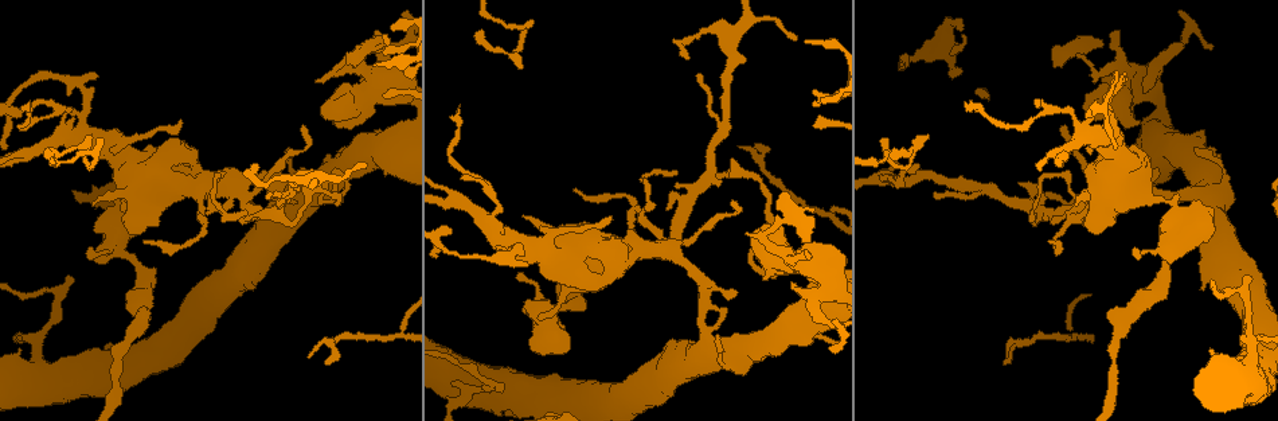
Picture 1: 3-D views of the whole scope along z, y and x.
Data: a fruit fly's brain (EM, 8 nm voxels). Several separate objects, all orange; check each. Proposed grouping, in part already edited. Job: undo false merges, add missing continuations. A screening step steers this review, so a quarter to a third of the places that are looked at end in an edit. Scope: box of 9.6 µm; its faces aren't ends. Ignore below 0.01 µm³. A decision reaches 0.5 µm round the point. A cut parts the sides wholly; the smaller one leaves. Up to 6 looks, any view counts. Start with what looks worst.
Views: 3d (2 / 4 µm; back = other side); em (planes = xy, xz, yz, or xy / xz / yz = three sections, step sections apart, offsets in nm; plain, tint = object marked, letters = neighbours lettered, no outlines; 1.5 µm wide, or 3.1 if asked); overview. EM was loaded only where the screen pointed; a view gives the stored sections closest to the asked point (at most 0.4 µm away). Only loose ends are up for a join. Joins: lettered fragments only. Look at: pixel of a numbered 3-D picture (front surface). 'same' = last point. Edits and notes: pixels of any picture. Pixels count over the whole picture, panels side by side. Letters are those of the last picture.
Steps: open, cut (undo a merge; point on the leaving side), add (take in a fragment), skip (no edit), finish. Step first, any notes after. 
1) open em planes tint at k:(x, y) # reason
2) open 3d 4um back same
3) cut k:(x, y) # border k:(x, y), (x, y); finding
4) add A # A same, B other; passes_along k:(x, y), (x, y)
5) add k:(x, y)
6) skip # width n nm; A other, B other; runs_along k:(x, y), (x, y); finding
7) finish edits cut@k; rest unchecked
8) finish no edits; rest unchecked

open em xy step 8 letters at 1:(54, 155) # tapers out

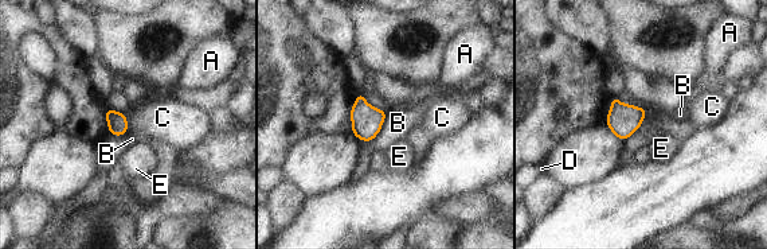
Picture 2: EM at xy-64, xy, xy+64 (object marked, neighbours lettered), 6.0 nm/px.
skip # A other, B other, C other, D other, E other; no lettered fragment goes on from it

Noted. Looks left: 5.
open em planes letters at 1:(1122, 54) # thick turns thin

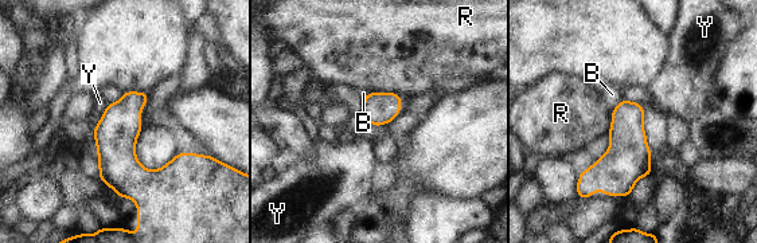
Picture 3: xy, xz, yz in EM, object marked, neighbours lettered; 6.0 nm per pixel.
skip # width 190 nm; B other, R other, Y other; border 3:(363, 98), (361, 116); all the same neuron

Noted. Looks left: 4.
open 3d 2um at 1:(1073, 110)

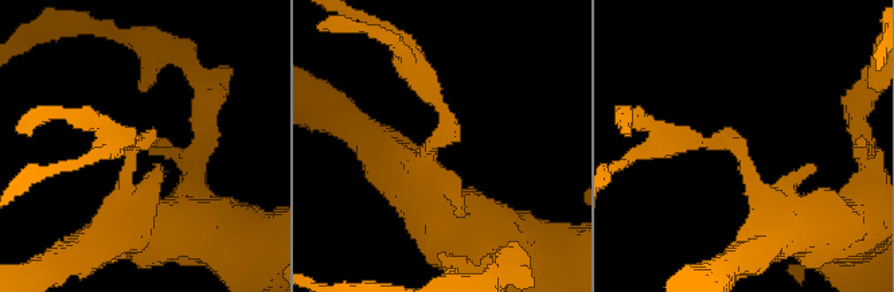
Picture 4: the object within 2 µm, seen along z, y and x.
open em planes tint at 4:(436, 141) # need the tissue

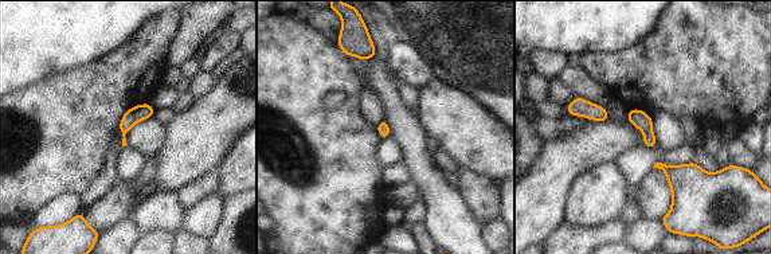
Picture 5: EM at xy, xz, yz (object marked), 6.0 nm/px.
open em planes letters same

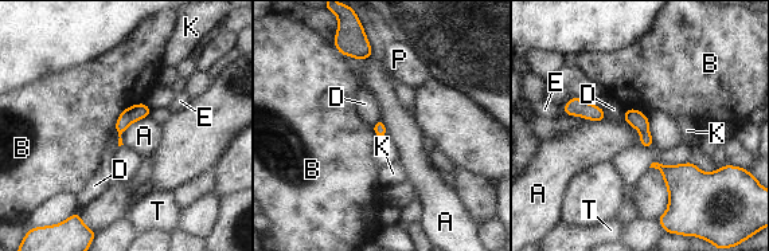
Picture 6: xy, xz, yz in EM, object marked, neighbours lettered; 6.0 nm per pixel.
skip # A other, B other, D other, E other, K other, P other, T other; border 6:(148, 116), (125, 129), (123, 144); all the same neuron

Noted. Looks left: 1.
finish no edits; rest unchecked

